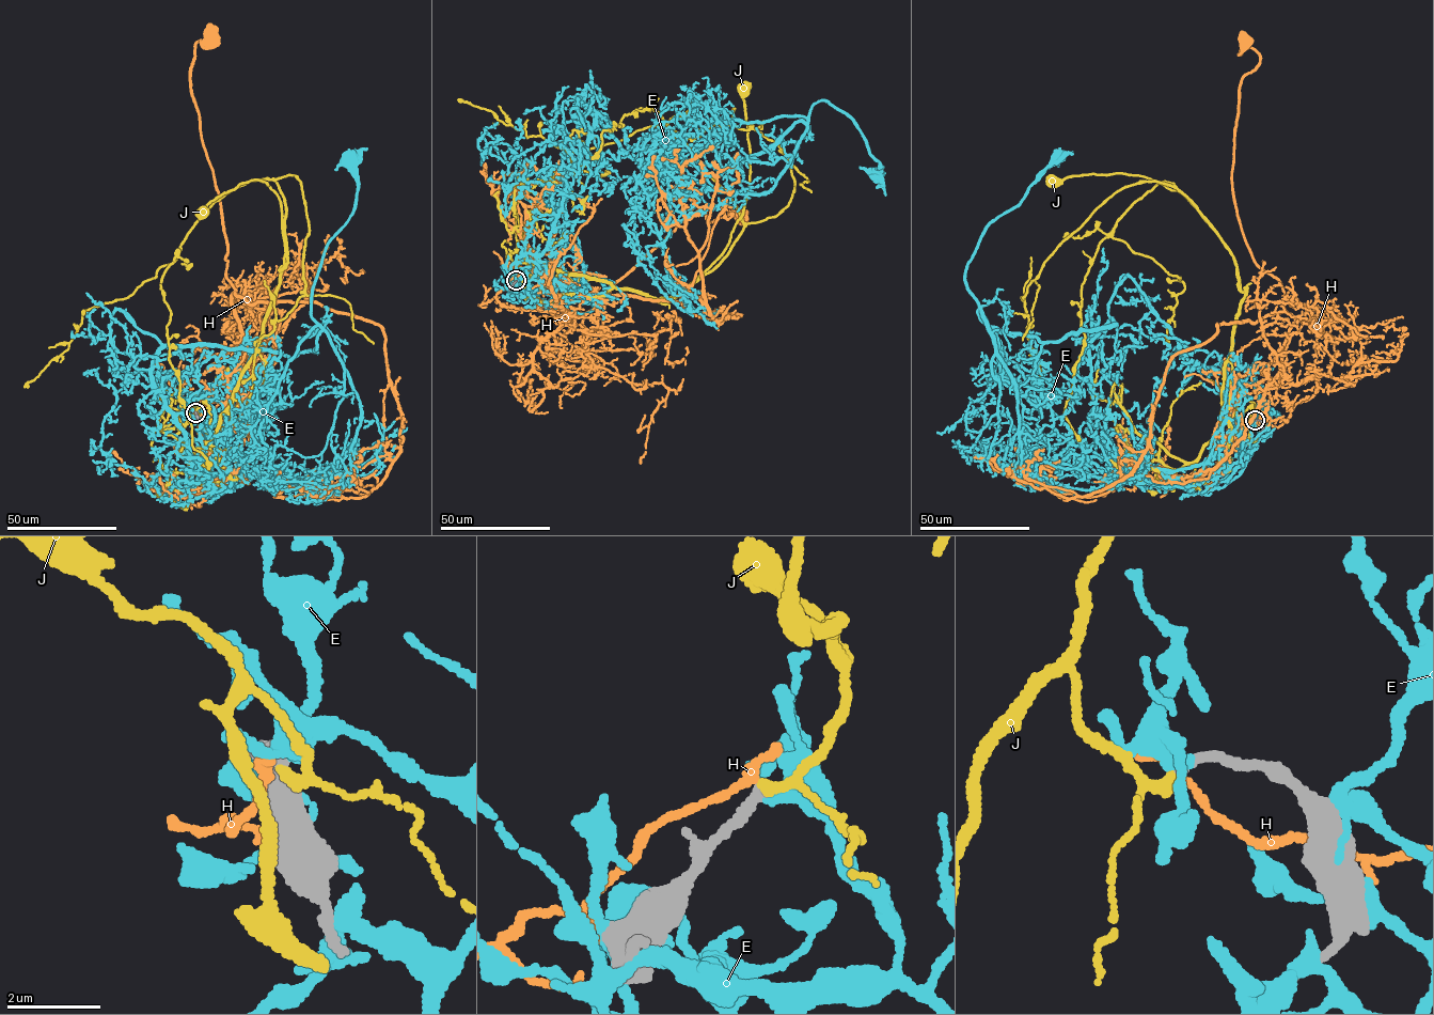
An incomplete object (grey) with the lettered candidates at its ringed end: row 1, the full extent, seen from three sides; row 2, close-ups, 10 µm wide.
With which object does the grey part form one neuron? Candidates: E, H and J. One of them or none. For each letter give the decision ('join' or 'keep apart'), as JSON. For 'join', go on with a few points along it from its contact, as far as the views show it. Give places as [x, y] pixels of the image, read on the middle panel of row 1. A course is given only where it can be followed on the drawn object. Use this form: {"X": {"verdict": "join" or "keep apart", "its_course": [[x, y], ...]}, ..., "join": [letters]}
{"E": {"verdict": "keep apart"}, "H": {"verdict": "keep apart"}, "J": {"verdict": "keep apart"}, "join": []}

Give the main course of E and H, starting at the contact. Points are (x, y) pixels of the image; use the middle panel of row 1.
E: (516, 281), (598, 114), (633, 158), (725, 168), (824, 99), (877, 173)
H: (516, 280), (497, 299), (571, 319), (697, 211), (710, 222), (741, 218)

